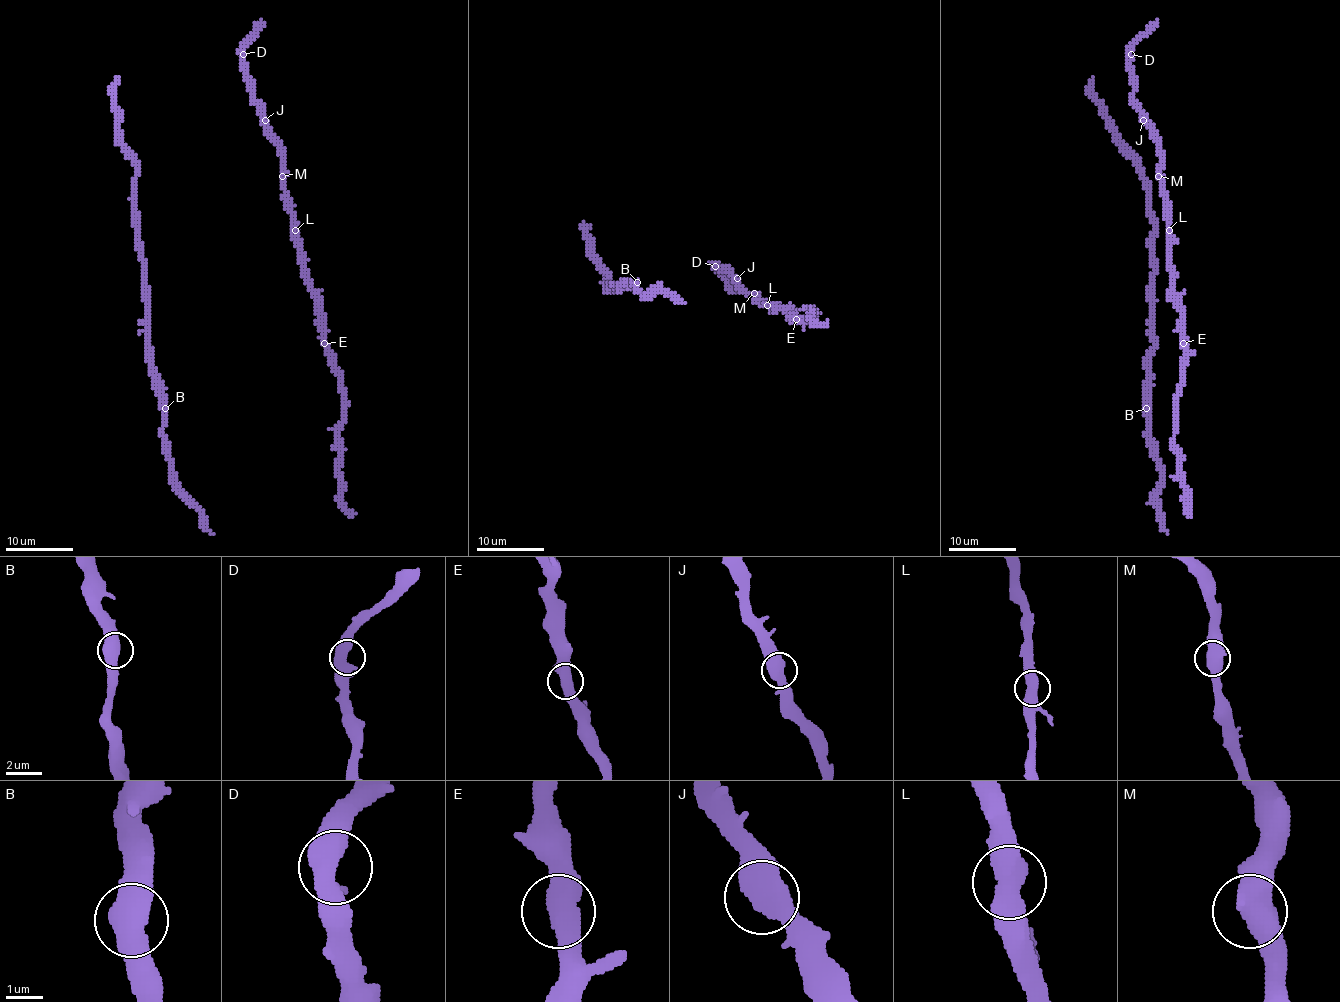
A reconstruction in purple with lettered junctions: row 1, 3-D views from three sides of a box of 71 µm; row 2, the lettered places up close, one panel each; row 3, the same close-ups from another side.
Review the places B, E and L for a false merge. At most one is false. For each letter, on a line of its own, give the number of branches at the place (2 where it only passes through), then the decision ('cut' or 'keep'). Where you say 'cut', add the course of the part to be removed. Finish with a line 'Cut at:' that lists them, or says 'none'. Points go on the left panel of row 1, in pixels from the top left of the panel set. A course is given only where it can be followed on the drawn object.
B: 2 branches meet; keep
E: 2 branches meet; keep
L: 2 branches meet; keep
Cut at: none

